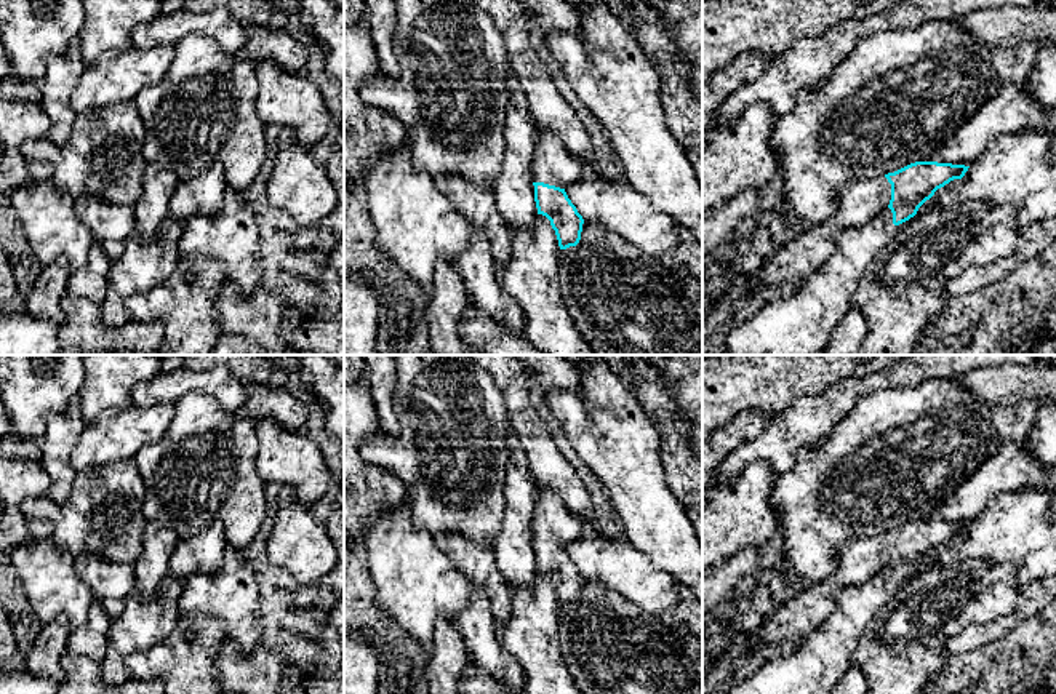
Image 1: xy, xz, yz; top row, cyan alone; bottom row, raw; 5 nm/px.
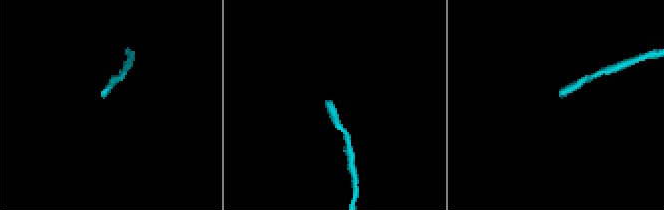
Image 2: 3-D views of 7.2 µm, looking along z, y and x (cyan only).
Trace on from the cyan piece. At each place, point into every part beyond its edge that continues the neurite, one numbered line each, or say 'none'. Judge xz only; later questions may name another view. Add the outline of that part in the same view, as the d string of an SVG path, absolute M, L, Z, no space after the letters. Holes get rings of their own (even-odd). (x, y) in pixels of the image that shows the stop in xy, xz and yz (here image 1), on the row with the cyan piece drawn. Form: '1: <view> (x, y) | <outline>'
1: xz (552, 163) | M536 130L531 174L534 182L566 189L582 179L582 168L555 134Z

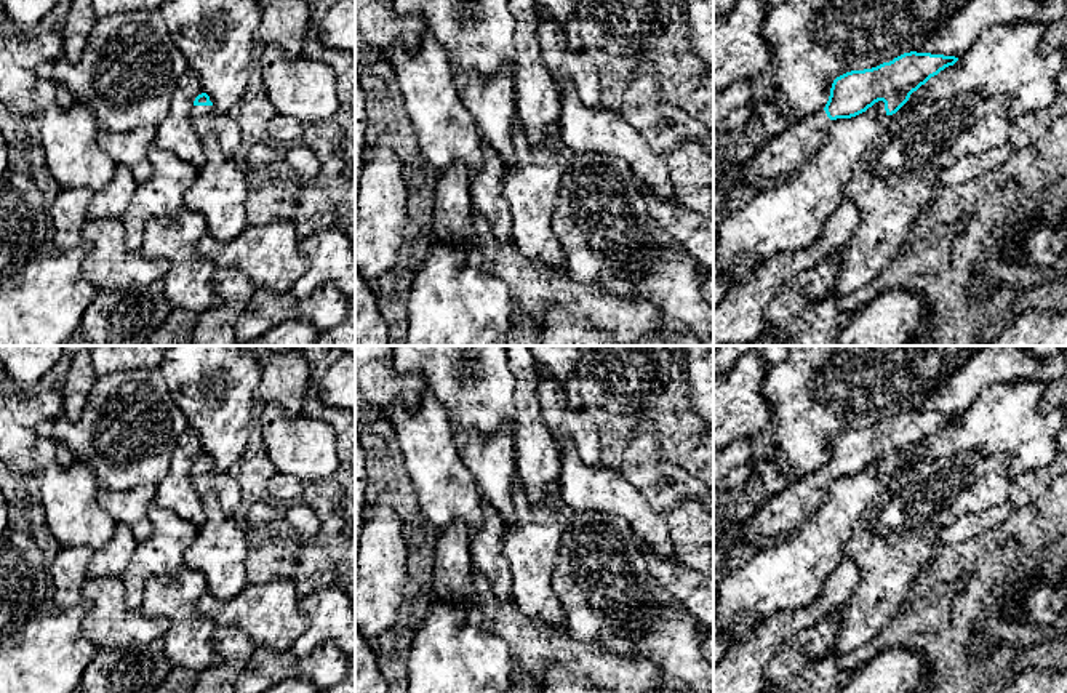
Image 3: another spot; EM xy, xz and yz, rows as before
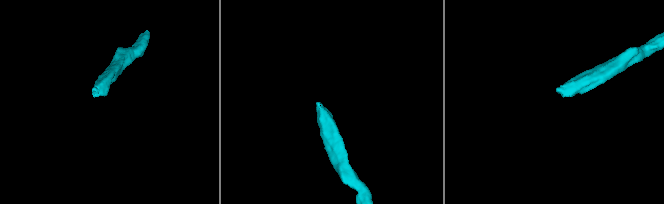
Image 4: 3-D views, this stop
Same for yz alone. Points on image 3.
1: yz (781, 156) | M825 110L792 122L769 139L737 173L737 189L766 178L784 179L800 168L805 158L827 141L830 118Z

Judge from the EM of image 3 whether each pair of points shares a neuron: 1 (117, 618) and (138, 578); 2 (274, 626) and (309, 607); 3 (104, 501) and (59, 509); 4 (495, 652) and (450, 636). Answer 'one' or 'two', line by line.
1: two
2: two
3: two
4: one

